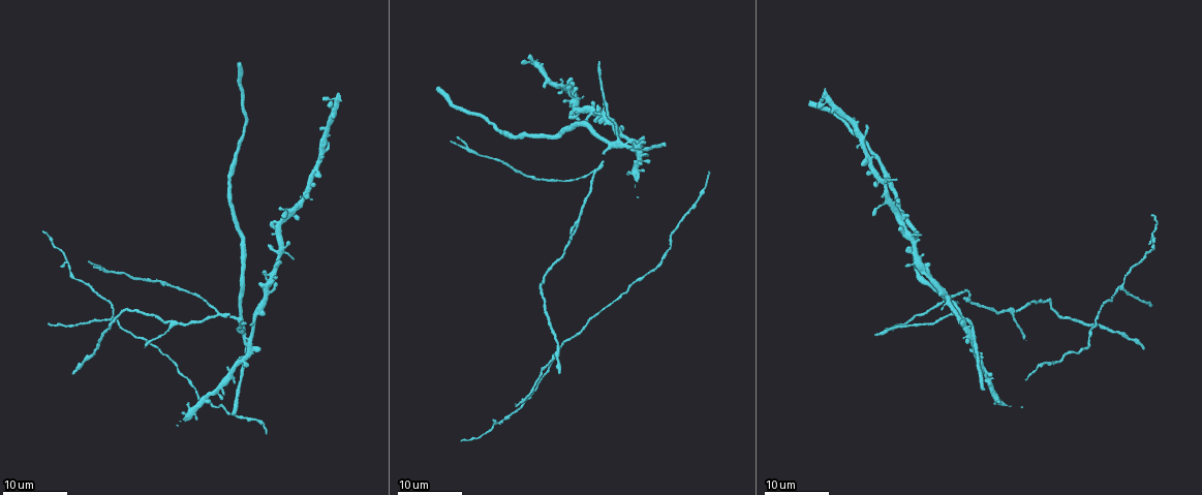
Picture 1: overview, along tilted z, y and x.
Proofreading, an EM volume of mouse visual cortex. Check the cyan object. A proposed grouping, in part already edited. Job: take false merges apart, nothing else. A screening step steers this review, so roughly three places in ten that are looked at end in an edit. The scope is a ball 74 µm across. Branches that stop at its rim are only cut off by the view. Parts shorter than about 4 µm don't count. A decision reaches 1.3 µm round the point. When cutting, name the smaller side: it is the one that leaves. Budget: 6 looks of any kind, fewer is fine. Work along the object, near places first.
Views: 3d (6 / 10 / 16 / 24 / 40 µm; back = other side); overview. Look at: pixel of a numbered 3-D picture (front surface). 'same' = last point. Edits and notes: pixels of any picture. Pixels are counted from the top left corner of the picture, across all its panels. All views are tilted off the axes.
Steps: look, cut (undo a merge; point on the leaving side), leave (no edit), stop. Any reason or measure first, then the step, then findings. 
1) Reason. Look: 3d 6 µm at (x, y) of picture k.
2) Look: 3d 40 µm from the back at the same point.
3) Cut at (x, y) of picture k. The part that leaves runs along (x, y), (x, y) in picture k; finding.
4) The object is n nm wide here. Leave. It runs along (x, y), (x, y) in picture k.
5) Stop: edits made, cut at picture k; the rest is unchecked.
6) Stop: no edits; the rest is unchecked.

Four or more arms meet. Look: 3d 16 µm at (242, 361) of picture 1.

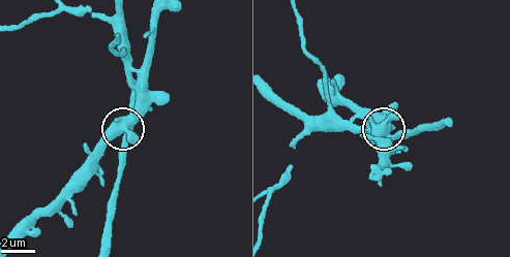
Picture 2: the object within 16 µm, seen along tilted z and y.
Zoom in. Look: 3d 10 µm at (387, 136) of picture 2.

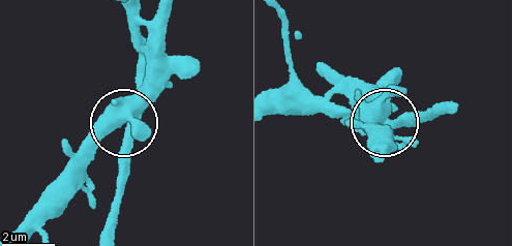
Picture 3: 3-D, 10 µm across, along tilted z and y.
Leave. Continuous, no second neuron.

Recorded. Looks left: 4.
Small branch off a trunk. Look: 3d 16 µm at (619, 143) of picture 1.

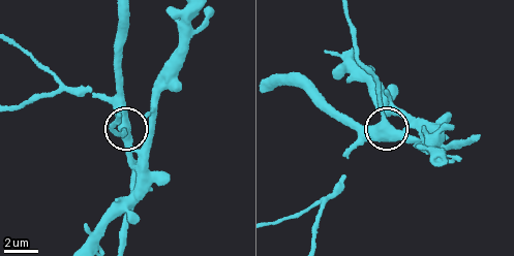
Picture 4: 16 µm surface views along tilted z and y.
Zoom in. Look: 3d 6 µm at (389, 123) of picture 4.

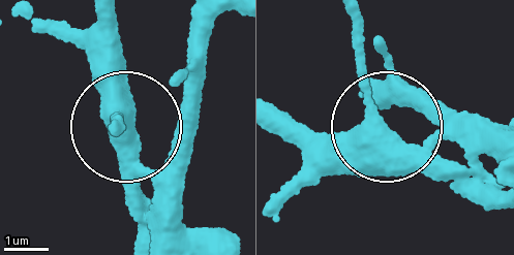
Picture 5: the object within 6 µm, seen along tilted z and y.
The side arm is 14 µm long. Leave. It runs along (279, 208), (379, 131), (355, 18) in picture 5; continuous, no second neuron.

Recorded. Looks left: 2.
Look: 3d 24 µm at (171, 326) of picture 1.

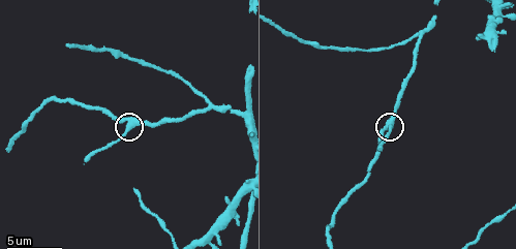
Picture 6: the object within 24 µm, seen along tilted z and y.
Look: 3d 10 µm at (130, 129) of picture 6.

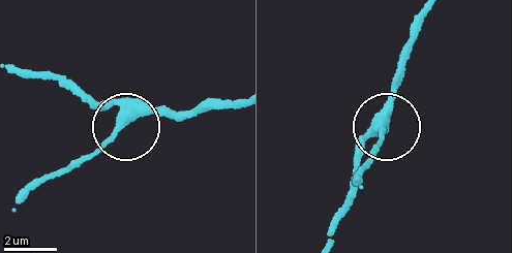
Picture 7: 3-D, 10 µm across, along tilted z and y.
The side arm is 5 µm long. Leave. Continuous, no second neuron.

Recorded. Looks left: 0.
Stop: no edits; the rest is unchecked.

